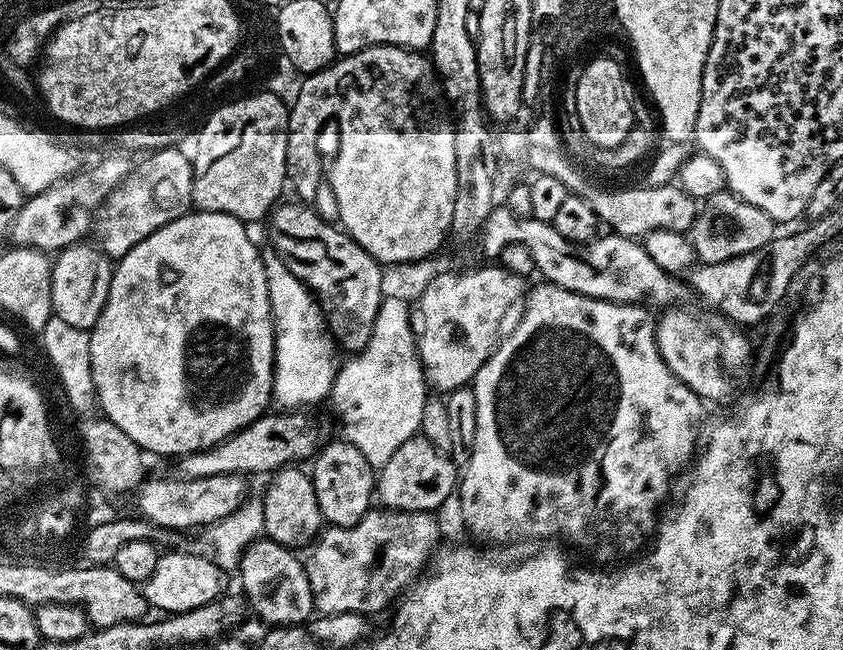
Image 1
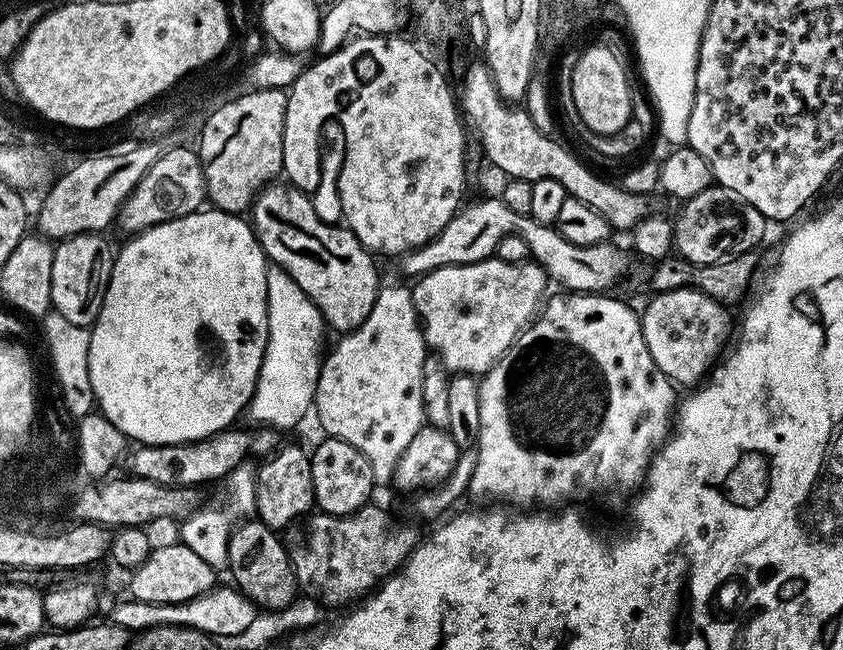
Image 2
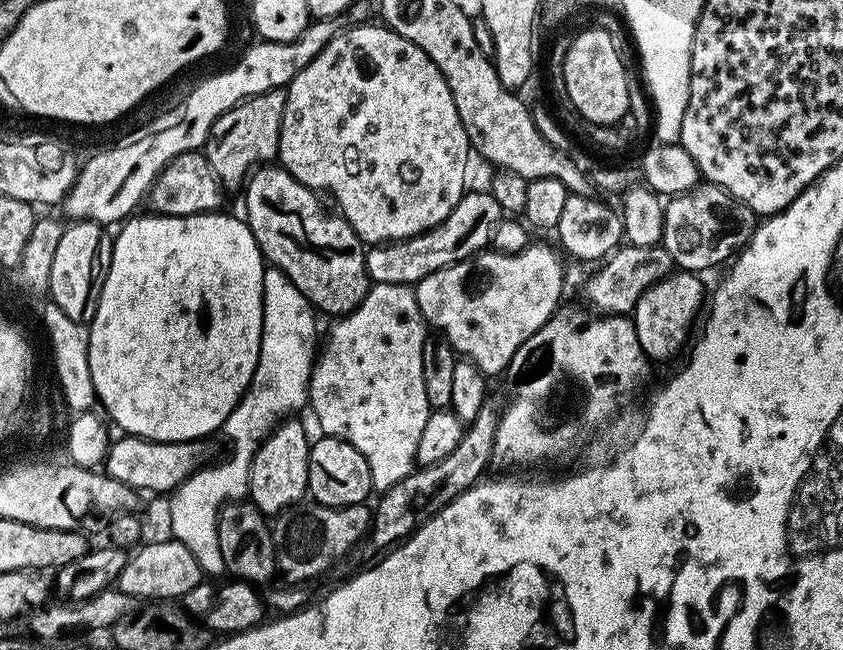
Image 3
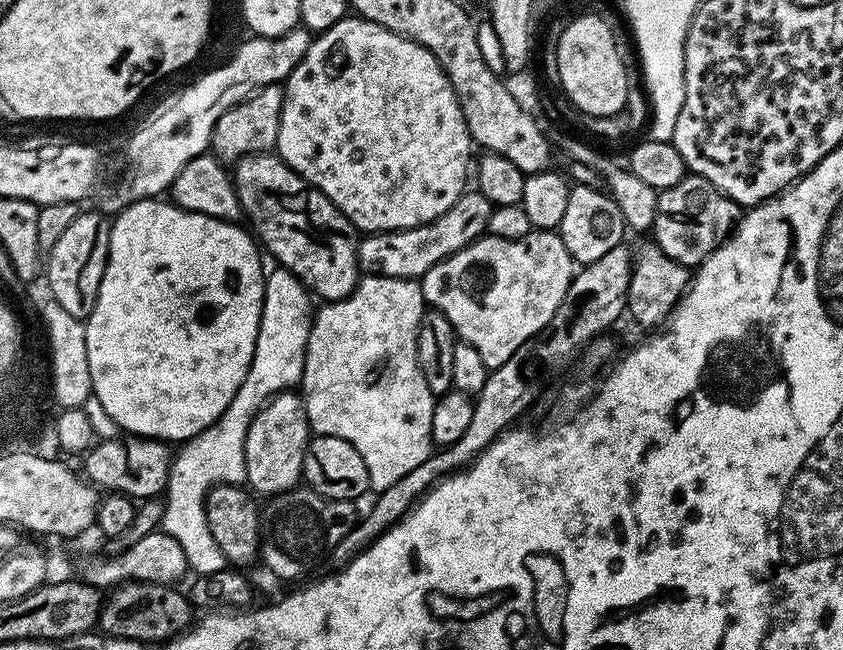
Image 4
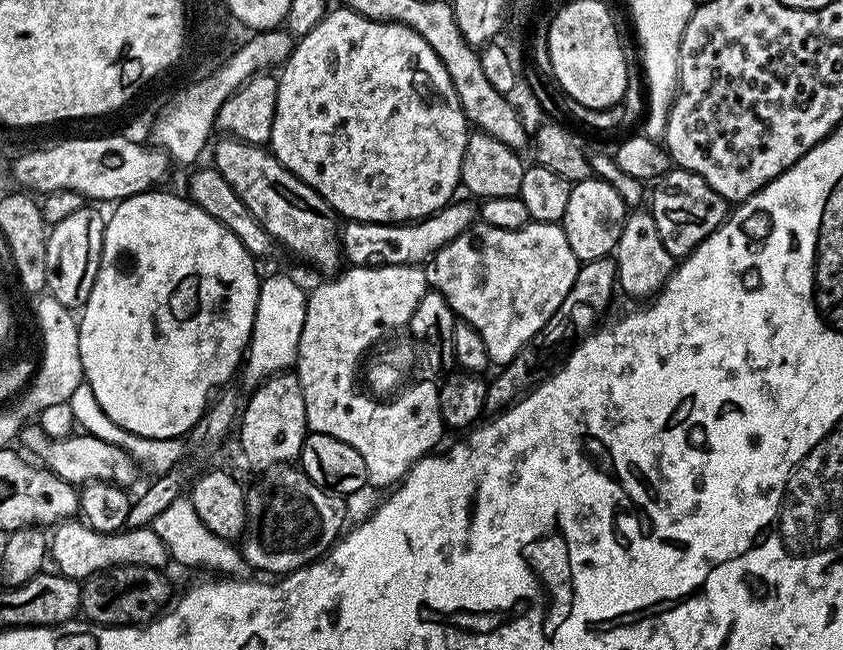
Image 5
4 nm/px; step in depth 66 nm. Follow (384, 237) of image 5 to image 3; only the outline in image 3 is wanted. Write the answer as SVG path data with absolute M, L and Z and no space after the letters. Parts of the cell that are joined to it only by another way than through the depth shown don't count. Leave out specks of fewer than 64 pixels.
M465 191L458 206L454 206L454 210L450 210L450 214L446 214L446 218L442 218L438 226L405 240L389 240L371 245L366 252L368 279L372 284L414 286L422 278L434 274L434 270L454 266L458 262L469 260L477 252L485 251L491 245L492 235L501 219L500 207L498 202L494 202L491 191Z

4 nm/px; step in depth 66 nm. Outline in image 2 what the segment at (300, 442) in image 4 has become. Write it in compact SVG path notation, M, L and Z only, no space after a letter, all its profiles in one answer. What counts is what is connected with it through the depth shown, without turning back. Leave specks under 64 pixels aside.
M285 443L263 461L256 473L256 516L273 530L287 529L289 524L313 511L316 495L312 477L312 457L296 444Z

